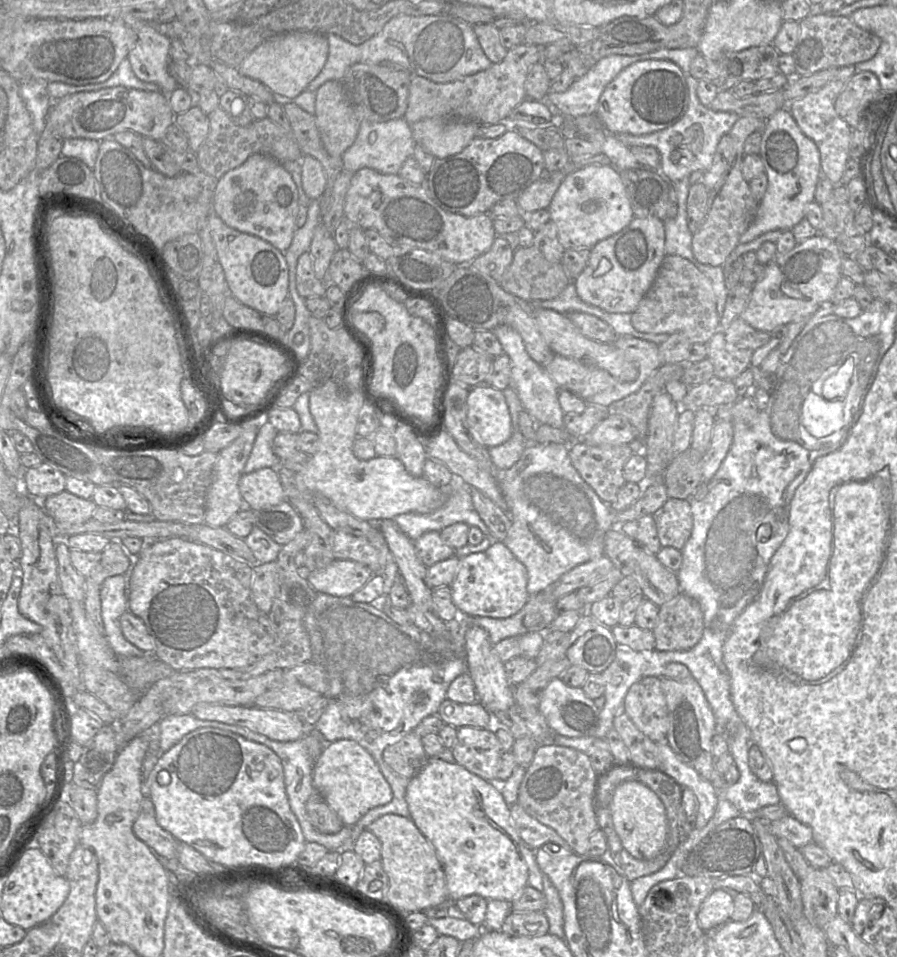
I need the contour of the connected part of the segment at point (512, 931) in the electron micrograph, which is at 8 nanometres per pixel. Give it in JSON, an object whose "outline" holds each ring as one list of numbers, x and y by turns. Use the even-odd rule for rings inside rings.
{"outline":[[512,911,500,931,511,936,537,937,549,933,549,922,543,912]]}

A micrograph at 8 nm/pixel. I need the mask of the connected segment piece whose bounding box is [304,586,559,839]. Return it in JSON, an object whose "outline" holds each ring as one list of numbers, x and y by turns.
{"outline":[[551,586,543,591,540,591,536,594,530,595,529,599,527,600,526,604,522,607,522,609,517,613,514,614,508,618,490,618,490,617,463,617,458,618,455,623,450,623,449,627,449,633,445,637,438,637,428,634,427,632,420,630,417,628,414,624,399,624,395,622,393,619,391,619,387,614,385,614,382,610,380,610,377,607,377,603,375,601,371,603,362,603,362,602,356,602,351,599,351,597,338,597,338,596,332,596,325,593,317,593,315,599,313,600,312,604,309,606,307,613,304,617,304,627,306,632,308,633,308,636,310,638,311,642,311,648,312,648,312,661,320,664,327,674,327,696,330,698,330,703,325,710,325,712,322,714,322,716,319,718,319,720,314,724,313,727,309,727,310,729,313,729,315,732,321,735,321,737,327,742,331,743,336,740,346,739,346,740,353,740,356,743,360,744,366,751,369,752,369,754,373,757,377,765,379,766,379,769,386,779,386,781,389,783,391,790,393,792,393,798,392,800,382,806,375,807,372,810,371,813,369,813,361,822,361,827,356,831,354,834,354,838,356,839,357,836,360,834,360,832,364,831,368,825,370,825,372,822,377,820,383,815,386,814,394,814,399,815,403,817,409,817,409,809,407,802,405,801,405,793,406,788,408,785,409,779,403,778,396,773,393,772,393,770,383,761,383,751,386,747,393,745,399,741,401,741,406,735,411,733,420,723,421,721,431,715,437,715,438,709,441,705,441,703,446,700,446,693,447,690,452,683,454,679,456,679,458,676,464,674,467,672,467,664,465,659,465,631,466,628,469,625,475,625,483,628,489,637,489,640,492,645,497,644,501,640,513,636,522,636,523,634,530,633,530,632,541,632,543,633,546,631,550,624,553,622,553,620,556,618,556,616,559,614,556,605,555,600,551,595]]}

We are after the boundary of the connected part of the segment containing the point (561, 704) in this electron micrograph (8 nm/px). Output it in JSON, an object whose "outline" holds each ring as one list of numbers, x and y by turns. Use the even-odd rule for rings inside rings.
{"outline":[[559,677,544,689,539,712,547,726,565,737,594,736,599,725,600,709,582,688,570,687]]}

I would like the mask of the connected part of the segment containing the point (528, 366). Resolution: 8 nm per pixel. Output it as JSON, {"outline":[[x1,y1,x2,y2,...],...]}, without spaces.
{"outline":[[501,325,496,327,493,333,500,341,504,354,508,355,511,359,512,388,517,392,525,410,540,425,549,425,559,429,564,428,563,418,565,412,562,410,558,400,559,386,544,370,544,367,530,357,517,331,510,326]]}

